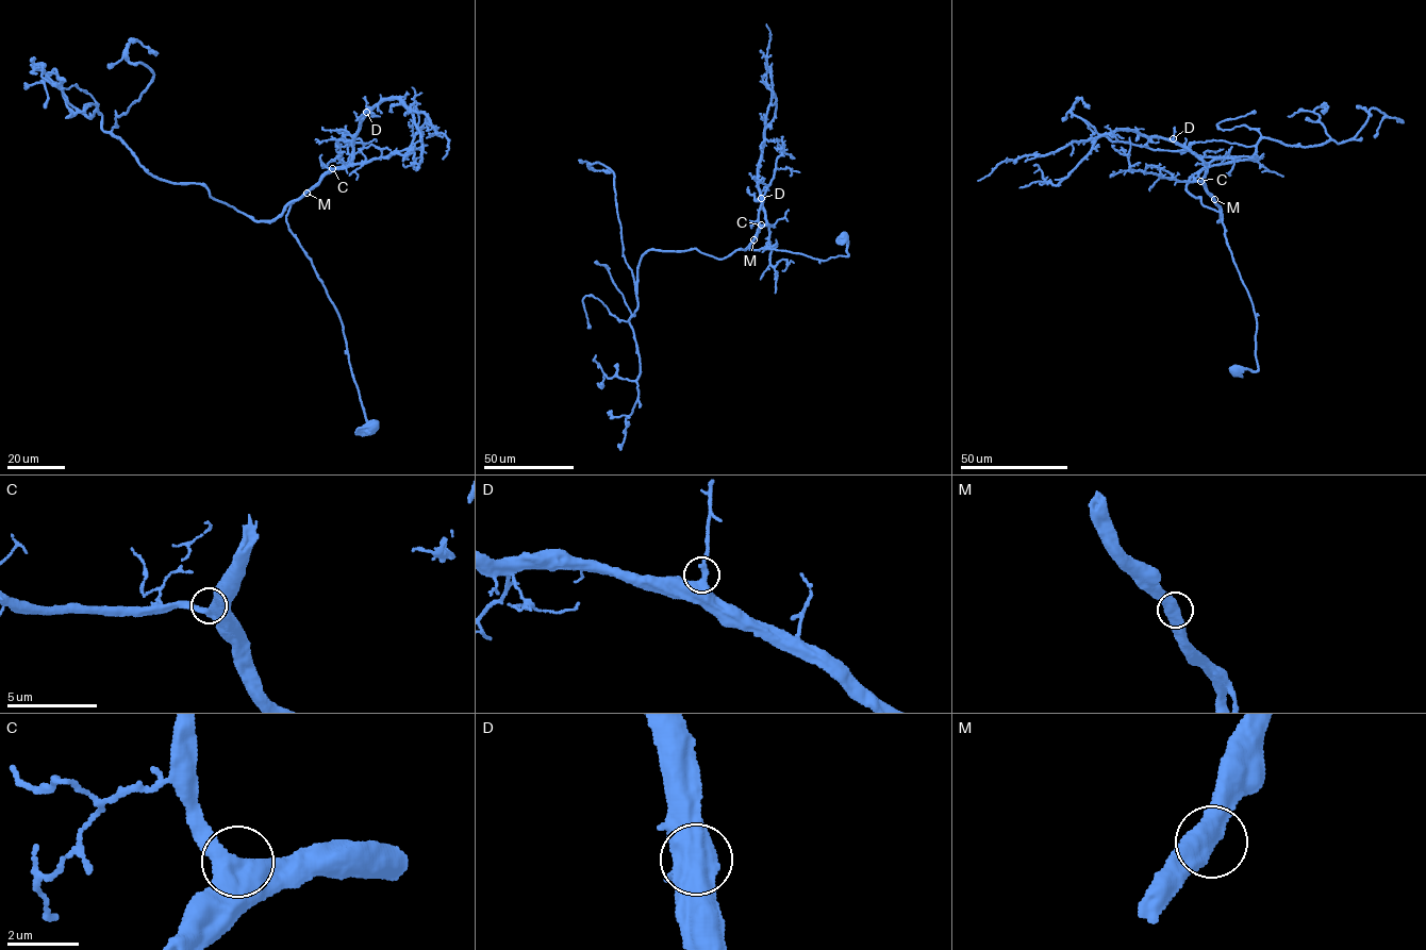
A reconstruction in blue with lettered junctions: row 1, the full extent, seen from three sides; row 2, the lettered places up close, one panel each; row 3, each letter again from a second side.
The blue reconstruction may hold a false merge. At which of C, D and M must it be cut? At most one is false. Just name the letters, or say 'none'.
none

